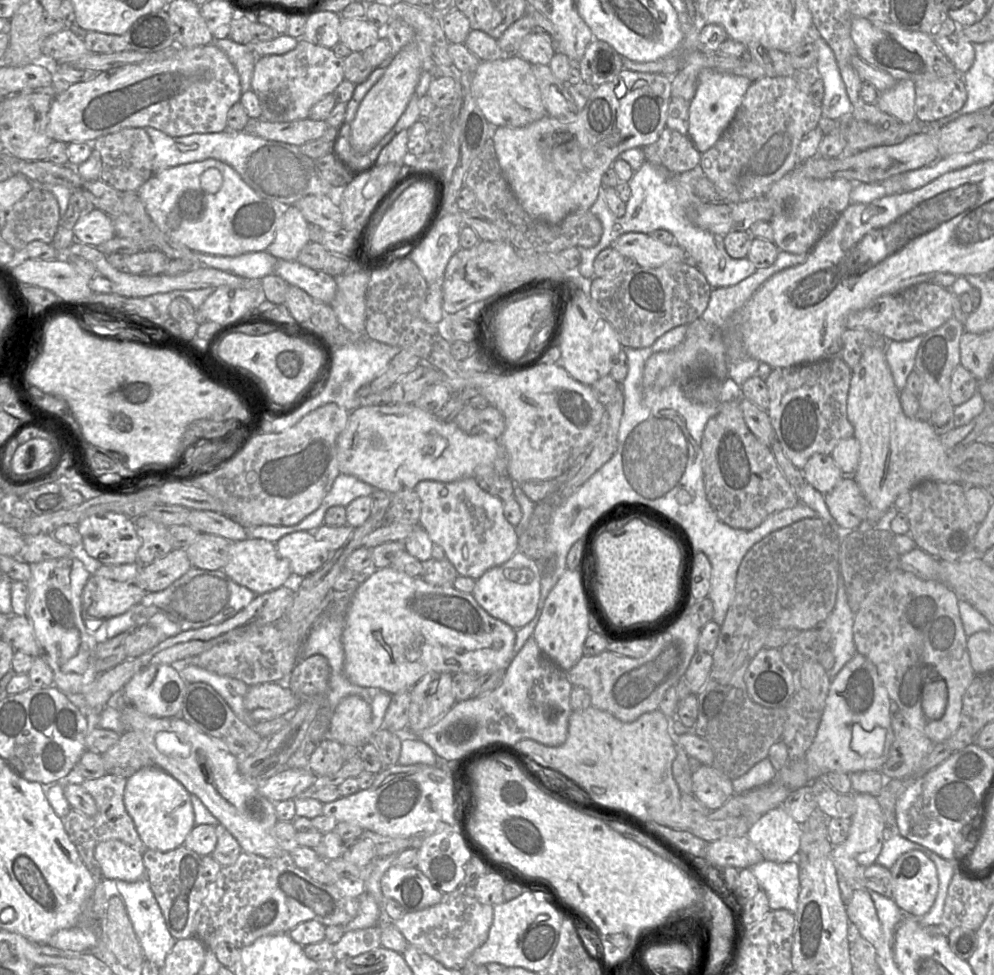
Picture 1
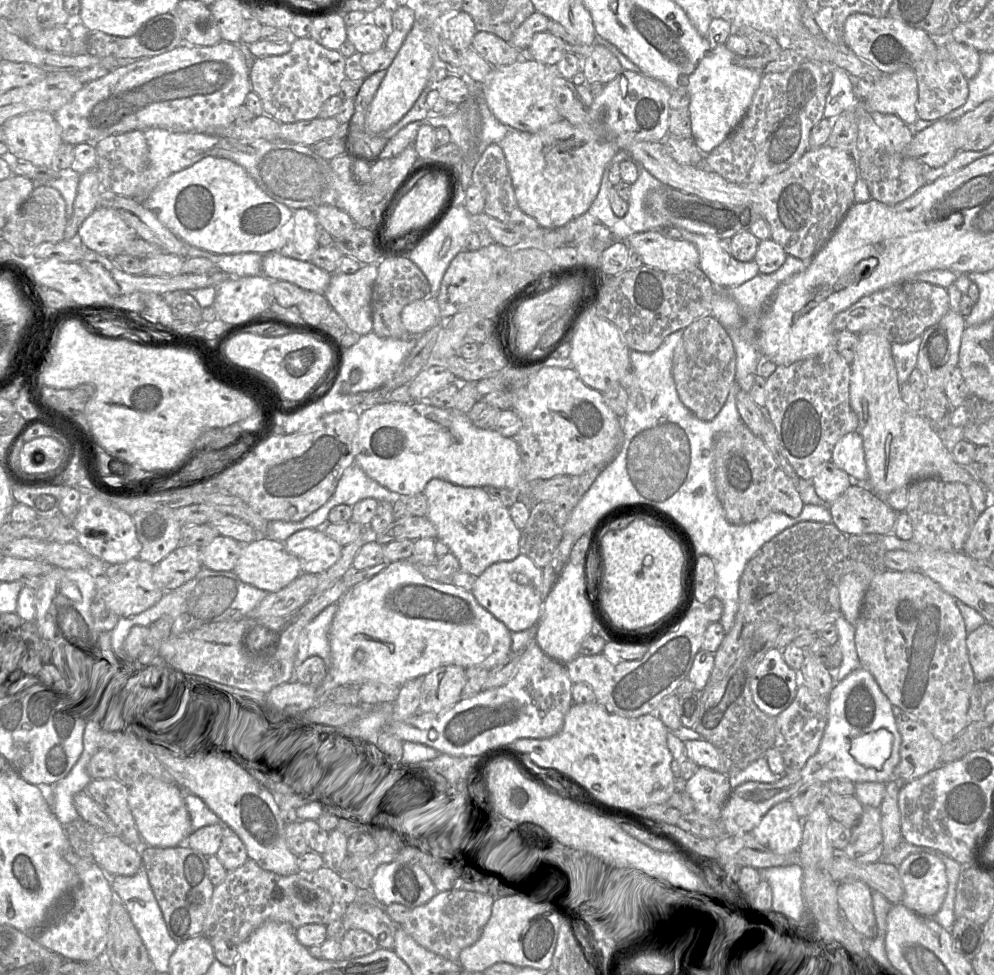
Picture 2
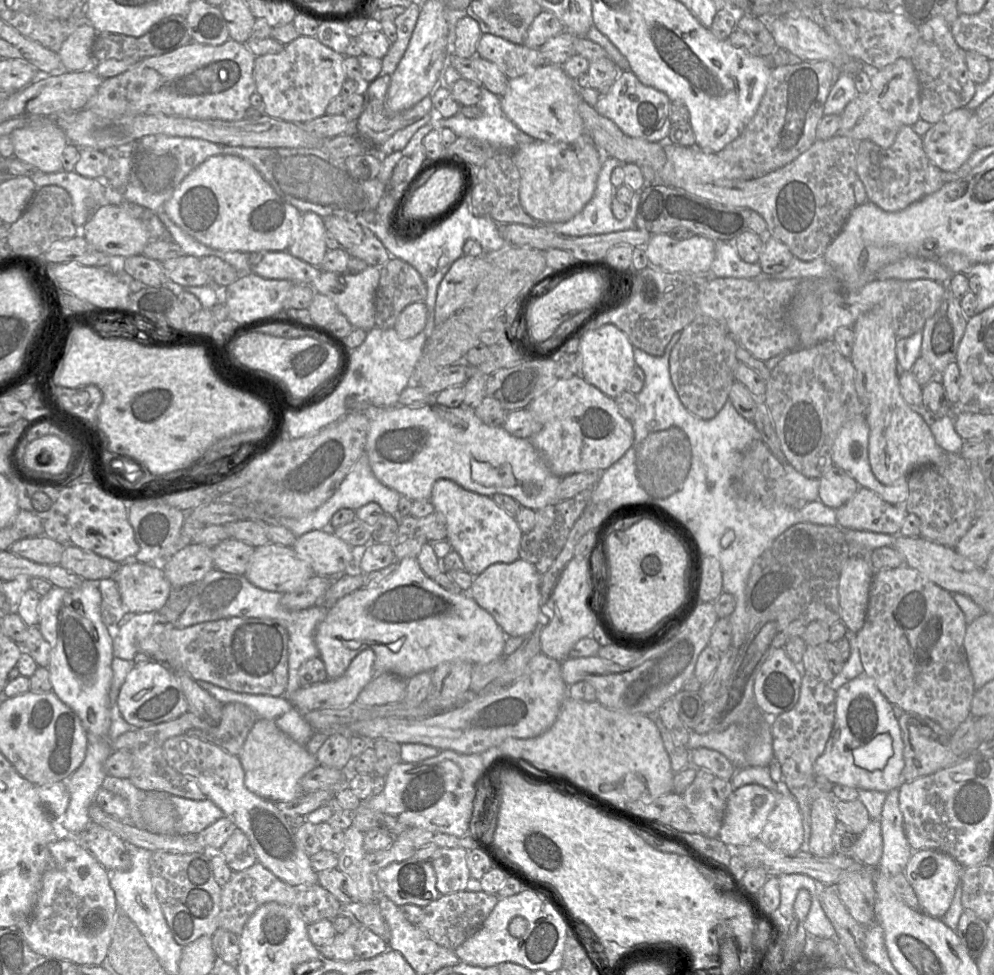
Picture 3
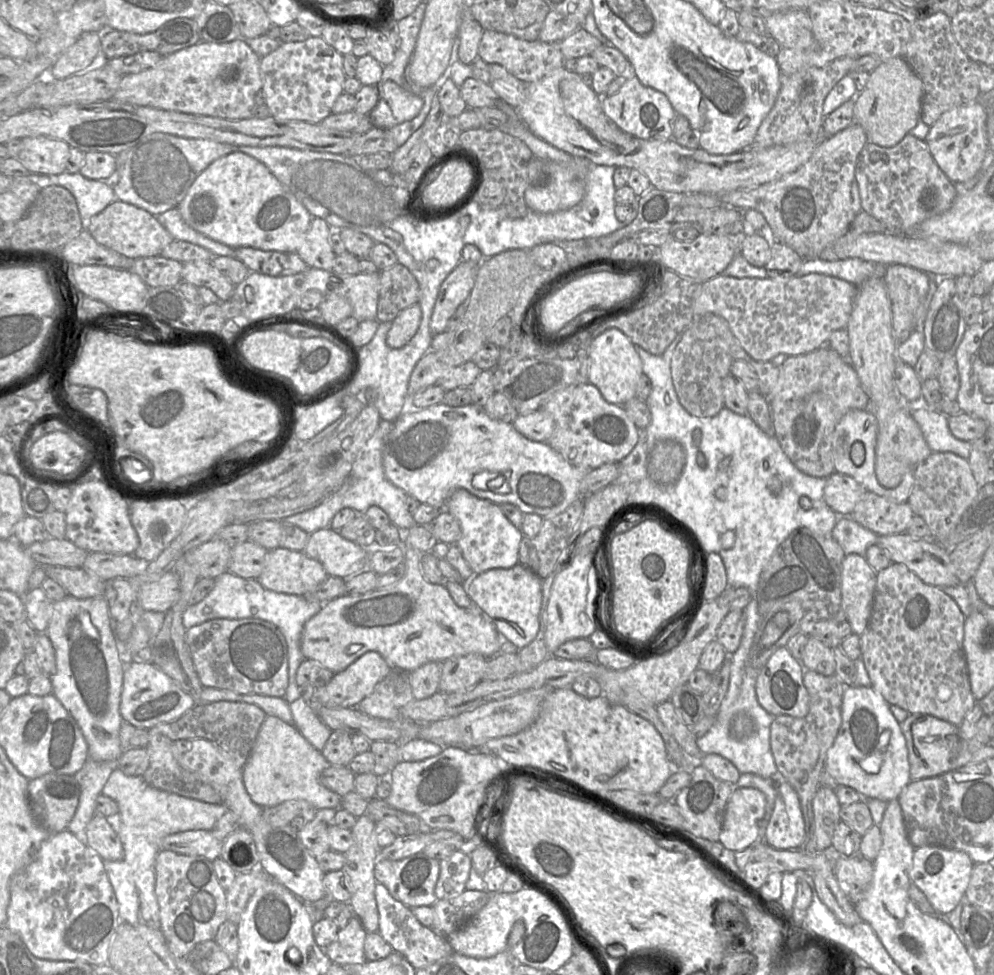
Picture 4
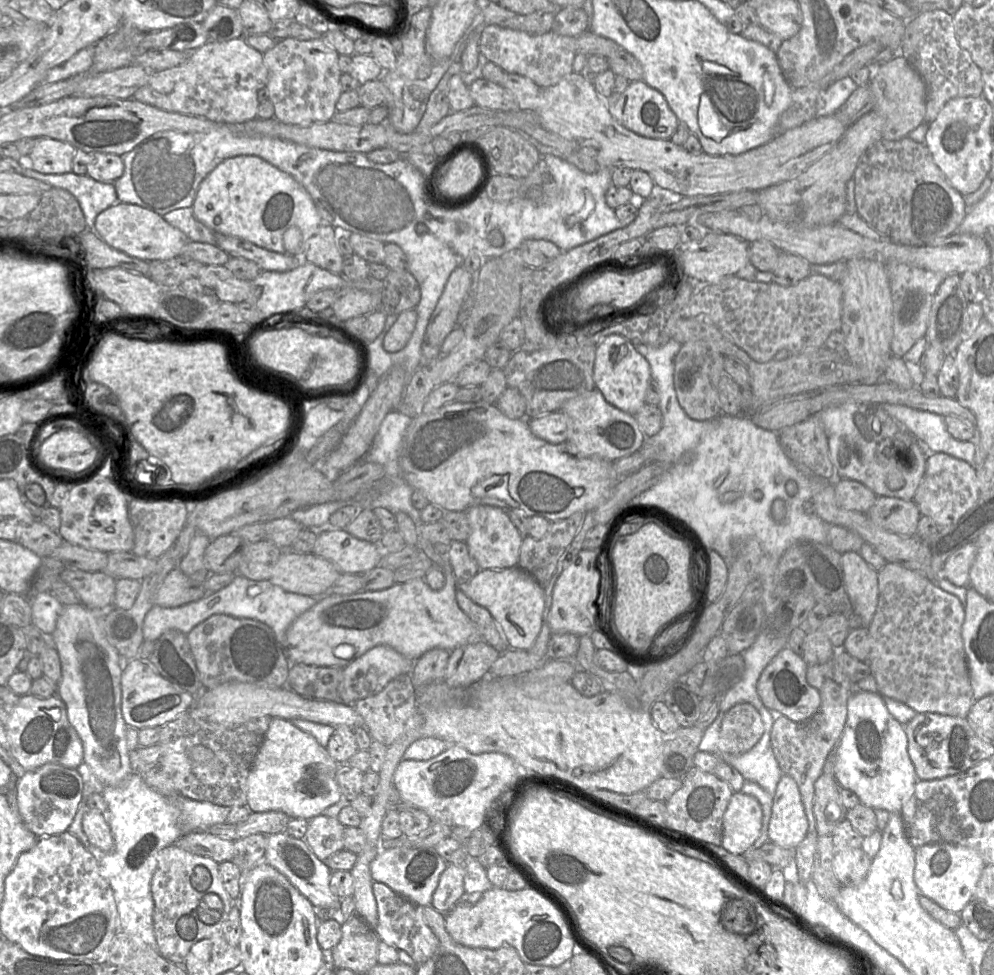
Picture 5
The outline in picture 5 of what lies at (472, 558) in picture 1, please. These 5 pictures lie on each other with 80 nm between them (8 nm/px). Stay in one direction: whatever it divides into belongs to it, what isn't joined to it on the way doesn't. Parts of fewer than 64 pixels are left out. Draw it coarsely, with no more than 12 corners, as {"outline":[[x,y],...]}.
{"outline":[[501,507],[465,511],[480,569],[518,566],[523,537]]}

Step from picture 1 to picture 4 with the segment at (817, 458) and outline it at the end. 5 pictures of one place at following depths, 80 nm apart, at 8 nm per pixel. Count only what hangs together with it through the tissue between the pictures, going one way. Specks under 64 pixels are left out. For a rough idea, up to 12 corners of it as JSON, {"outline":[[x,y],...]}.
{"outline":[[834,472],[823,502],[849,516],[865,492],[854,478]]}

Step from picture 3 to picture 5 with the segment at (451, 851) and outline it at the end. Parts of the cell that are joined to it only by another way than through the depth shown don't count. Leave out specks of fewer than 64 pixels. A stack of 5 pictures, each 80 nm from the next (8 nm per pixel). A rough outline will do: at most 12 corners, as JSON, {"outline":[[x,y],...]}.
{"outline":[[448,864],[430,906],[444,914],[465,893],[464,865]]}

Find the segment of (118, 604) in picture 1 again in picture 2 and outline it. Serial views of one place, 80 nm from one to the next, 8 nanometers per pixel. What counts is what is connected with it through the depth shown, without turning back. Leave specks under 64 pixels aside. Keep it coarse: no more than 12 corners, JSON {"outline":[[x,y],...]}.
{"outline":[[138,558],[108,565],[106,609],[139,614],[164,594],[154,565]]}

